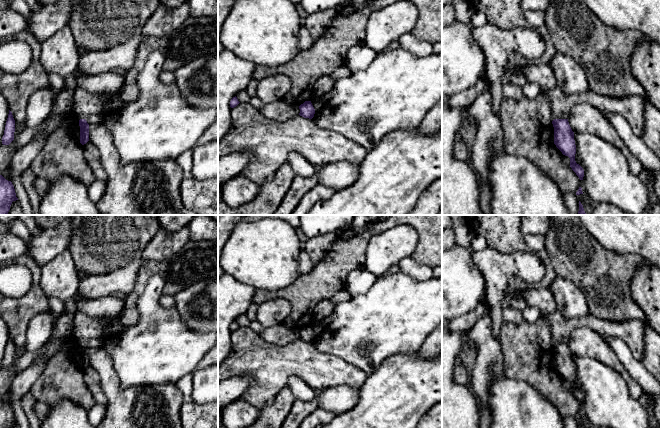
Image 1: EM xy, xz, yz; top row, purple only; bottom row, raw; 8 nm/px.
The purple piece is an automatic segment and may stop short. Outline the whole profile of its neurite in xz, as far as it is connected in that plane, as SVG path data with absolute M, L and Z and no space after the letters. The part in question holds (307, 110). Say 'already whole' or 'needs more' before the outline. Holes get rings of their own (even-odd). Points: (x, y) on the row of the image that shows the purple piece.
already whole | M305 101L303 104L299 106L300 113L299 115L304 118L312 119L315 114L315 109L311 103L311 101Z

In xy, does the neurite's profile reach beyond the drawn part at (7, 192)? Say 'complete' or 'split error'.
complete

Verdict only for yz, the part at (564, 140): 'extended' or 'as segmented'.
as segmented

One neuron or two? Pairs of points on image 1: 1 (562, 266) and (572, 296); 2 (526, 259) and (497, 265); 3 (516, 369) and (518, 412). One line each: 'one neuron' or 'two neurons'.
1: two neurons
2: one neuron
3: two neurons

